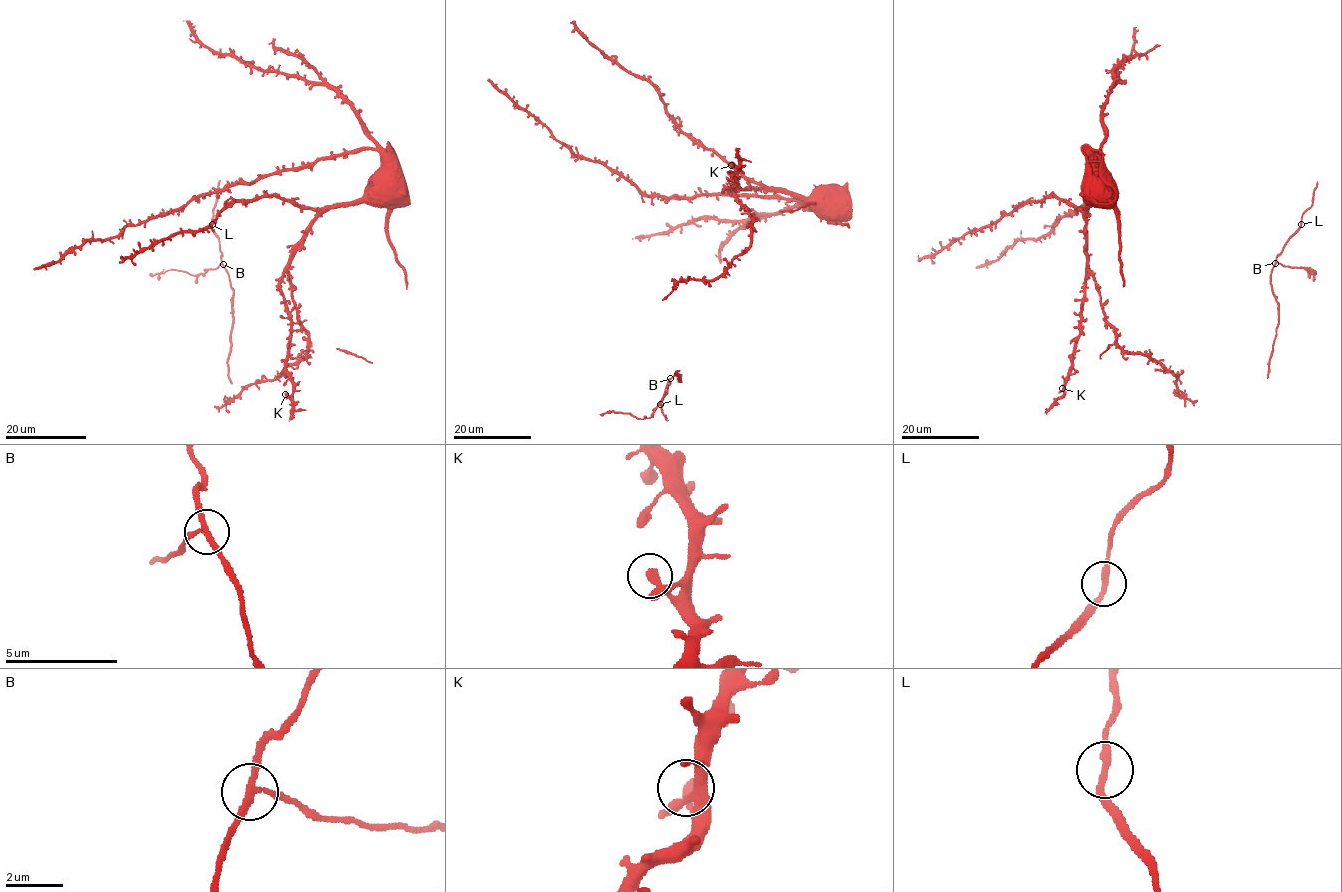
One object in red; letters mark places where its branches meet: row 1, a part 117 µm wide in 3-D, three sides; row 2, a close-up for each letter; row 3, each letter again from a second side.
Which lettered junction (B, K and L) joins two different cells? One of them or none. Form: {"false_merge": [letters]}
{"false_merge": ["B"]}

